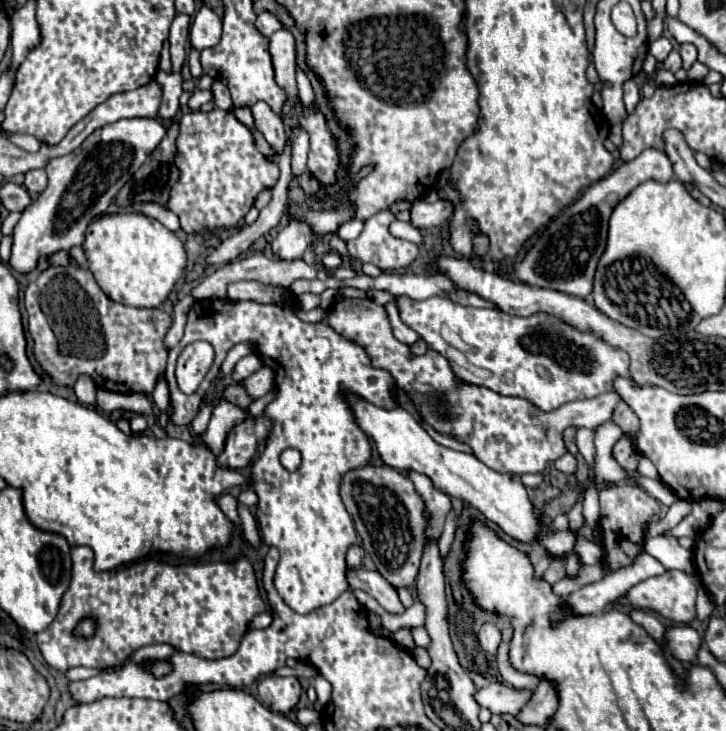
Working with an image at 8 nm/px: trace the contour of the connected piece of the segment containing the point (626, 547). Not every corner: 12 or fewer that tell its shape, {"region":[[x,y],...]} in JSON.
{"region":[[637,485],[603,487],[605,573],[633,563],[659,503]]}

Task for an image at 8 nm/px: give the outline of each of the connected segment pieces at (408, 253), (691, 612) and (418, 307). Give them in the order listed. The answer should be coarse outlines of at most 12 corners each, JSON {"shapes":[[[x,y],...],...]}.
{"shapes":[[[389,210],[347,241],[349,259],[381,271],[409,267],[419,247],[389,233]],[[665,571],[631,587],[619,603],[675,623],[695,619],[693,575]],[[397,297],[465,383],[545,413],[613,391],[625,351],[551,315]]]}

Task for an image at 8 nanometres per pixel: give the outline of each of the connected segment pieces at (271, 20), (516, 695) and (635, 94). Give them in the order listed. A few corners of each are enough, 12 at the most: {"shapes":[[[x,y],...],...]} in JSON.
{"shapes":[[[271,11],[259,13],[255,25],[263,35],[281,29],[281,21]],[[505,683],[475,691],[475,701],[491,713],[517,715],[529,691]],[[629,79],[625,89],[627,113],[633,113],[641,99],[639,85]]]}

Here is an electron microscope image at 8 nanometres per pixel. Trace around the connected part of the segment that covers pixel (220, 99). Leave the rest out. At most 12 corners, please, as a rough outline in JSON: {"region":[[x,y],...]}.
{"region":[[215,81],[211,91],[217,109],[233,111],[229,89]]}

